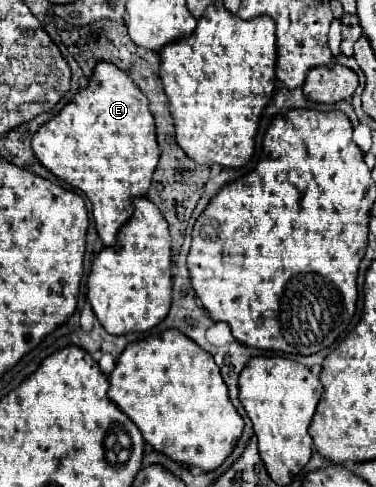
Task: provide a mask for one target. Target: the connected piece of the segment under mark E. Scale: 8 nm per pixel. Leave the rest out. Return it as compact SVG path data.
M96 62L86 88L80 88L74 98L52 120L42 124L32 136L32 150L42 166L54 176L66 180L70 186L80 188L94 208L94 222L98 236L106 246L116 242L116 232L132 216L132 198L144 196L152 182L152 172L158 164L160 150L156 144L156 126L148 110L148 100L140 88L114 64Z

